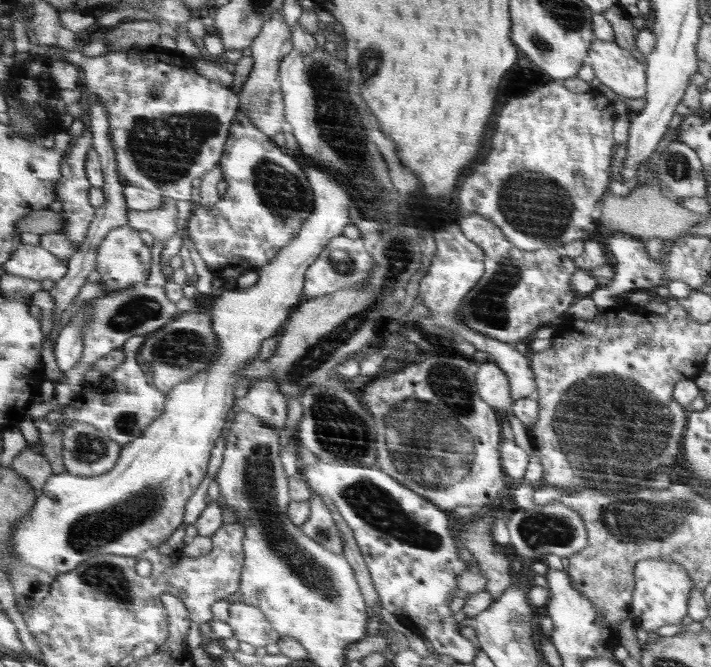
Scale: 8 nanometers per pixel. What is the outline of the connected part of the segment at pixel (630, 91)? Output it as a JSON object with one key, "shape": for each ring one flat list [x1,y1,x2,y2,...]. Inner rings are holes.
{"shape":[[596,40,585,64,592,66,600,83,624,98,642,98,647,92,644,66,615,41]]}

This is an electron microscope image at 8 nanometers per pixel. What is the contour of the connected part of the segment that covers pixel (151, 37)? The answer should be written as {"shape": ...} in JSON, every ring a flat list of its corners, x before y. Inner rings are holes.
{"shape":[[154,20,122,22,106,32,108,50,126,51,140,46,155,47,164,36,164,28]]}

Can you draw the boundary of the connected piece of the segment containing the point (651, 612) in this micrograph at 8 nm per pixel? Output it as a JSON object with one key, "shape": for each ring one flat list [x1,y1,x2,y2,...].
{"shape":[[662,558,645,559,636,565,636,590,633,592,632,620,644,630,658,630,666,624,678,624,686,616,686,600,694,588,694,580,686,568,676,561]]}

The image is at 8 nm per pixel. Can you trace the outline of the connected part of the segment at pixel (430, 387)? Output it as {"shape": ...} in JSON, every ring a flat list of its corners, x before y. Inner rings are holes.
{"shape":[[436,354,436,356,424,356,420,360,413,362,409,366,406,366,403,370,396,371,394,374,388,374,384,378,374,378,376,382,365,386,366,392,360,393,362,404,372,412,376,424,376,430,378,430,378,436,376,442,378,442,378,464,385,473,389,473,397,481,401,481,409,489,414,488,414,492,420,496,426,496,429,501,434,500,434,504,438,504,440,508,446,510,453,510,456,506,486,506,490,502,494,502,500,494,500,490,506,486,504,482,504,472,502,472,502,466,500,466,500,454,498,454,498,444,500,444,500,426,498,426,498,416,494,412,494,407,488,406,486,401,478,398,477,392,477,371,479,367,474,364,474,361,470,358,470,362,466,358,462,358,461,354]]}

